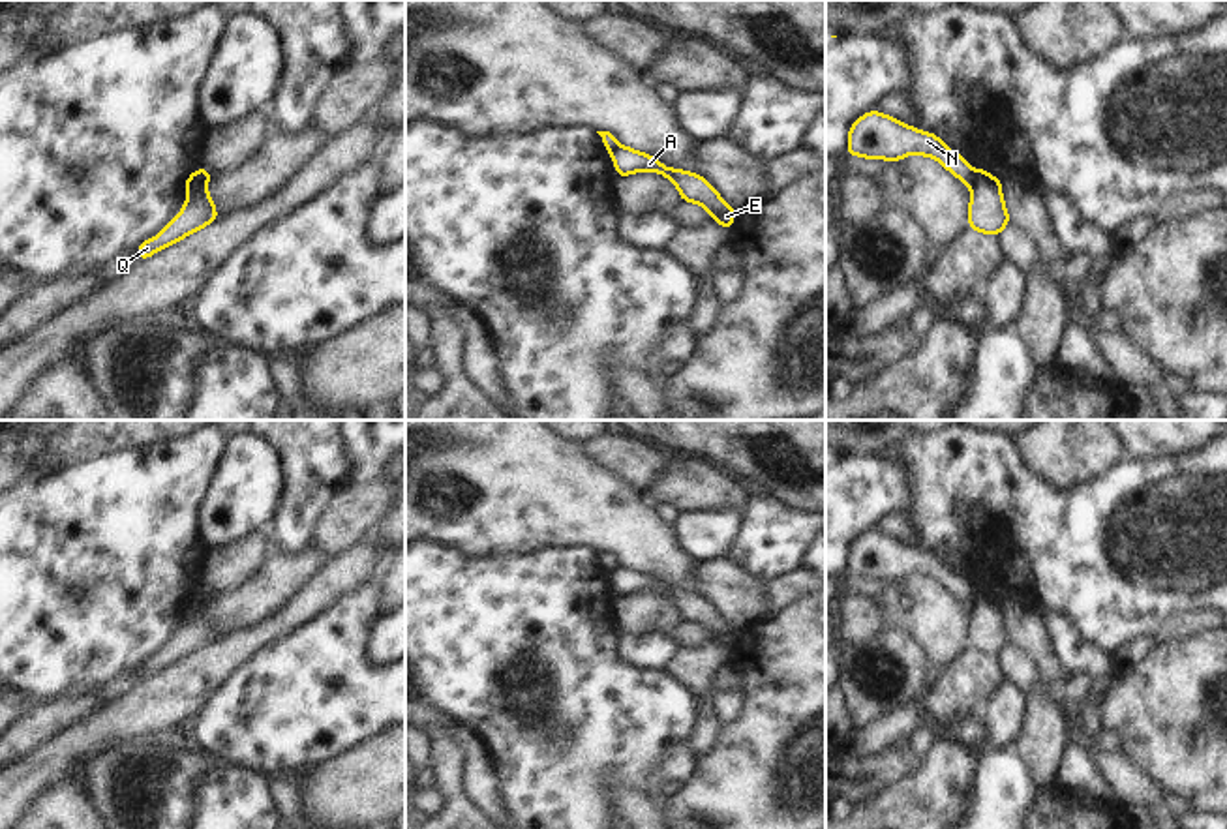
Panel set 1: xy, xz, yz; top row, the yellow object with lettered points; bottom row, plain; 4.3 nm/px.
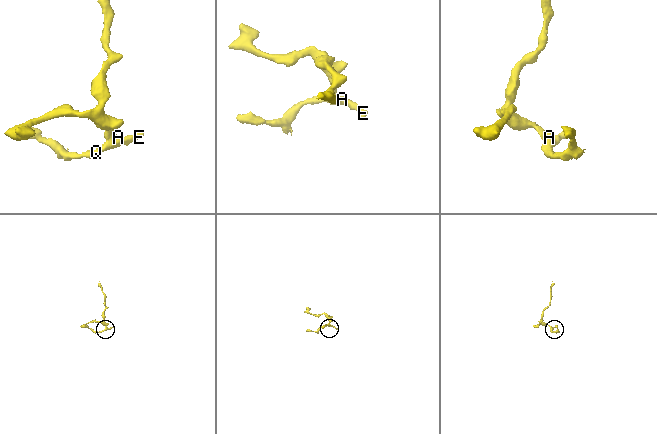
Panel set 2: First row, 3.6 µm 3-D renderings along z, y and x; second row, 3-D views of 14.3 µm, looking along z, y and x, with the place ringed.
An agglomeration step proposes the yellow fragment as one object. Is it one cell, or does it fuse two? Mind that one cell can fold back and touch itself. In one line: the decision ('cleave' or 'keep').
cleave

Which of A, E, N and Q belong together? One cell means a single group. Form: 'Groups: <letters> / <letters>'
Groups: A E Q / N

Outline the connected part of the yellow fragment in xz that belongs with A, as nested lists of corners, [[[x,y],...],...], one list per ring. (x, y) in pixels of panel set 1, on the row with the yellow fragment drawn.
[[[617,146],[610,150],[610,156],[615,161],[617,176],[629,176],[640,171],[655,171],[677,186],[681,201],[702,204],[711,218],[720,223],[720,227],[730,231],[735,218],[735,208],[728,206],[724,199],[711,188],[711,184],[698,173],[664,167],[653,156],[629,146]]]

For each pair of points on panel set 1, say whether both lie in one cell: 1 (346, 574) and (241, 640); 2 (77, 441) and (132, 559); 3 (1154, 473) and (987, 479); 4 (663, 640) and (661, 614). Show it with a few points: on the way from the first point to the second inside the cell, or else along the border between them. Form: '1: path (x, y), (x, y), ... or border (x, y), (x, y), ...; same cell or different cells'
1: path (319, 593), (267, 633); same cell
2: border (130, 447), (72, 462), (49, 473); different cells
3: path (1113, 503), (1029, 503); same cell
4: border (670, 629), (642, 629), (625, 634); different cells

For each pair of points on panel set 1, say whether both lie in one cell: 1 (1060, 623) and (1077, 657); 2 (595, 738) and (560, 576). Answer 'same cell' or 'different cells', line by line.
1: same cell
2: same cell

